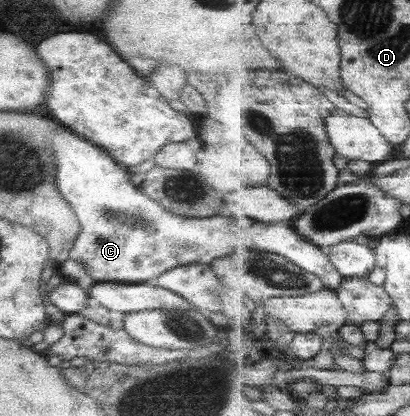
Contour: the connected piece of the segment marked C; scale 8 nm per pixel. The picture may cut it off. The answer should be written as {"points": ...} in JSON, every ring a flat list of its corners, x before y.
{"points":[[61,125,49,139,51,157,56,161,56,189,69,202,79,223,79,232,72,242,67,259,83,265,84,271,95,283,110,281,120,284,143,283,158,277,167,269,191,263,209,264,212,260,230,255,233,251,251,249,277,253,310,273,319,275,325,287,338,291,345,277,336,269,331,257,319,245,311,242,295,229,293,223,262,223,251,217,226,217,219,213,202,219,182,217,166,211,157,201,152,201,138,187,133,186,129,176,131,170,116,163,103,149,94,147,73,132,64,131]]}

